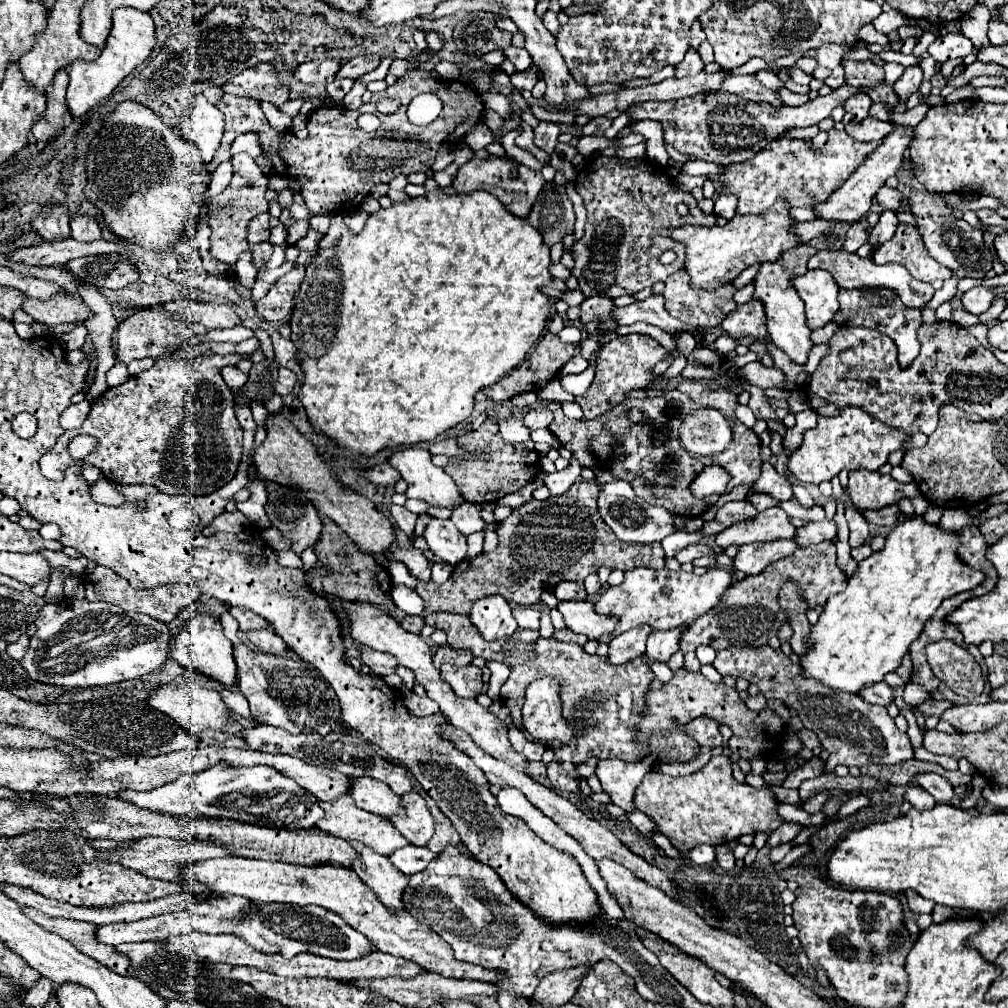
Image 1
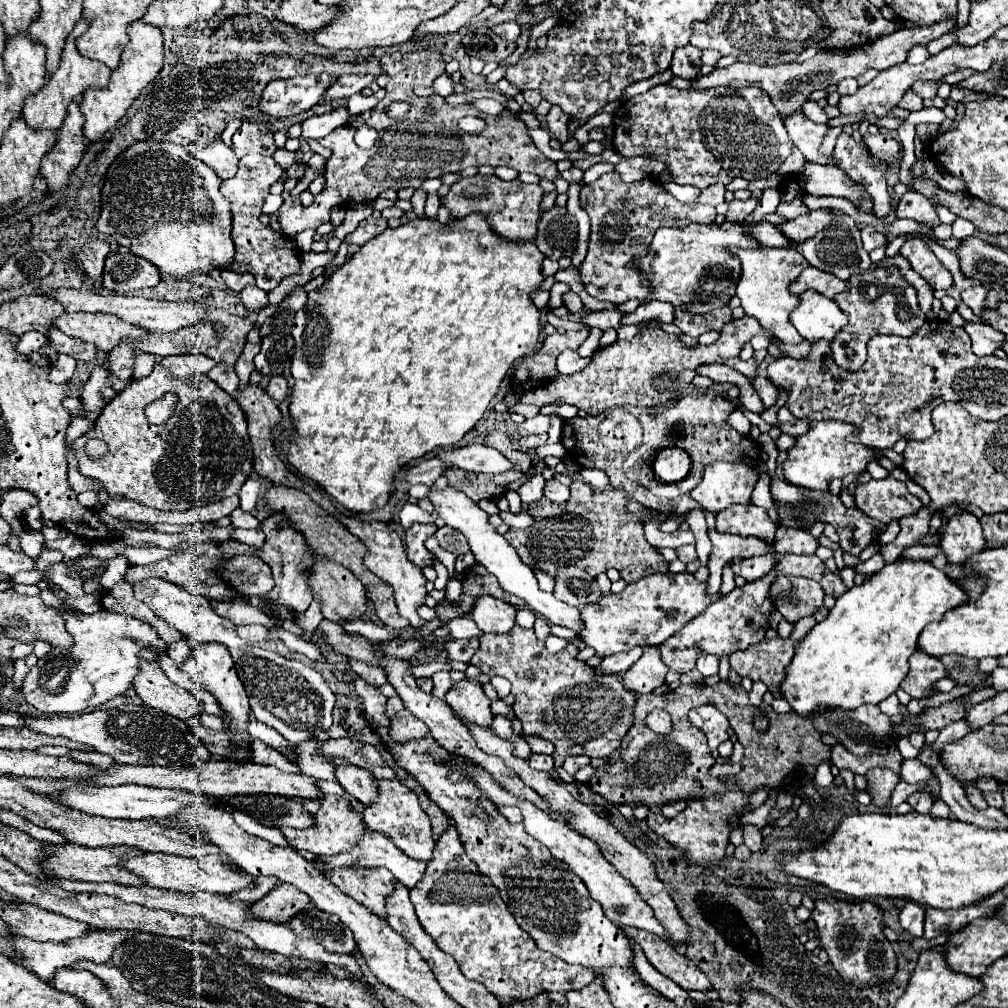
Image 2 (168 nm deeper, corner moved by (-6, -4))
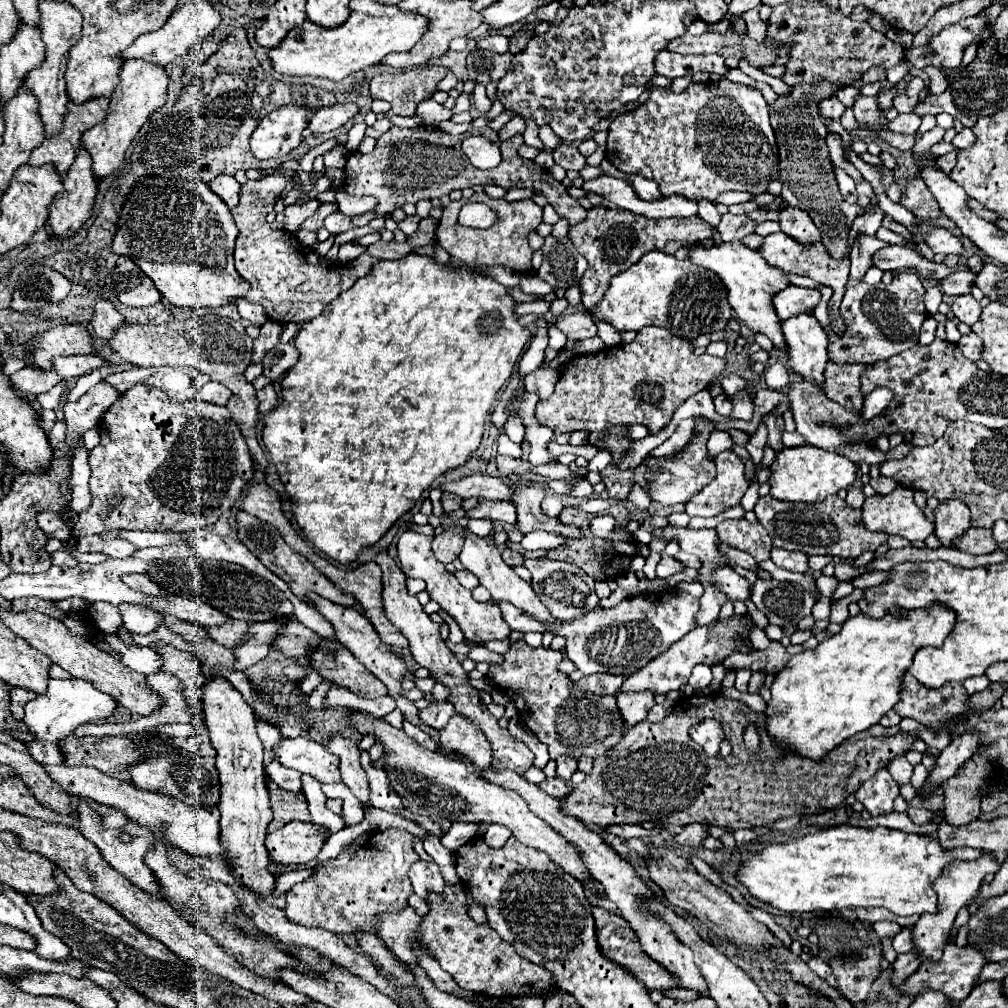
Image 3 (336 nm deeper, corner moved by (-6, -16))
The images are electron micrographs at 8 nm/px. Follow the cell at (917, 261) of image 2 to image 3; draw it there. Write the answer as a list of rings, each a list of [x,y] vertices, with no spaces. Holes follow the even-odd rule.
[[[954,272],[950,276],[946,276],[940,286],[942,286],[942,292],[948,294],[948,296],[962,296],[962,294],[968,294],[970,292],[970,284],[974,282],[974,274],[972,272]]]

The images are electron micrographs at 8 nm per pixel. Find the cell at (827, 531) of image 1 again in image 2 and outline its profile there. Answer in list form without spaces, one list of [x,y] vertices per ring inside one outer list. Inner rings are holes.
[[[778,528],[774,538],[774,552],[776,558],[784,554],[814,554],[818,548],[818,540],[804,530],[792,530],[792,528]]]

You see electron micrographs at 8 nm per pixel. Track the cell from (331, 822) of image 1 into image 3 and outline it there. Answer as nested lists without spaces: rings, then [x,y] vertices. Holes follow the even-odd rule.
[[[288,822],[284,828],[266,836],[266,848],[270,858],[280,864],[302,864],[312,862],[318,856],[328,836],[330,832],[316,828],[316,824]]]

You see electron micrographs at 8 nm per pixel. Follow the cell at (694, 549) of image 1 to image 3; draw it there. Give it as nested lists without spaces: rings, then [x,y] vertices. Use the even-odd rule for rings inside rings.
[[[662,554],[662,560],[658,562],[658,568],[656,568],[656,576],[658,578],[668,578],[672,574],[680,574],[682,570],[684,570],[684,564],[680,564],[674,556]]]

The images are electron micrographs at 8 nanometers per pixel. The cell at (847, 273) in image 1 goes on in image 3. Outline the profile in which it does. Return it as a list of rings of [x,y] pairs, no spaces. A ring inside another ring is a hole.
[[[788,286],[774,296],[774,308],[780,320],[788,320],[790,316],[812,310],[820,302],[822,294],[814,288]]]

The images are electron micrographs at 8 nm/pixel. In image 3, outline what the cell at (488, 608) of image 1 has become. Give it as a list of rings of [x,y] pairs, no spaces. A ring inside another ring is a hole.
[[[406,530],[400,538],[398,538],[398,558],[400,558],[400,566],[402,572],[408,578],[420,578],[426,582],[426,590],[430,592],[430,598],[434,602],[438,602],[442,606],[442,610],[446,610],[460,626],[460,630],[464,632],[466,640],[472,642],[486,642],[486,640],[504,640],[510,636],[512,628],[504,622],[502,612],[498,606],[494,604],[482,604],[476,602],[470,594],[470,590],[462,588],[456,580],[454,574],[450,574],[442,562],[438,562],[432,554],[432,536],[424,536],[412,530]]]

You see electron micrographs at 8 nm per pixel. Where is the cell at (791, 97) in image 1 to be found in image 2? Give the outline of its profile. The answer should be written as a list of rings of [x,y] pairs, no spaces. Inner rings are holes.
[[[810,100],[810,104],[804,106],[804,112],[806,112],[808,118],[814,120],[814,122],[820,122],[820,124],[826,124],[826,122],[828,122],[828,116],[824,114],[824,110],[822,110],[816,102],[812,102],[812,100]]]

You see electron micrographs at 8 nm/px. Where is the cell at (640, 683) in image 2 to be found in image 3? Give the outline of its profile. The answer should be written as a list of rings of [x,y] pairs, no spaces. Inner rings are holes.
[[[620,692],[616,696],[618,700],[618,708],[622,712],[622,718],[624,718],[624,724],[626,728],[642,722],[648,714],[648,710],[656,704],[654,702],[654,692]]]

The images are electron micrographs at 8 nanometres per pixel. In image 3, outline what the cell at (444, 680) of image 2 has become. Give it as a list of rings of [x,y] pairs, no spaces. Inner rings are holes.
[[[444,700],[444,702],[436,702],[436,704],[430,704],[424,710],[420,710],[420,720],[426,726],[432,726],[432,728],[440,730],[440,728],[446,726],[446,722],[452,714],[454,714],[452,704],[448,704],[448,700]]]

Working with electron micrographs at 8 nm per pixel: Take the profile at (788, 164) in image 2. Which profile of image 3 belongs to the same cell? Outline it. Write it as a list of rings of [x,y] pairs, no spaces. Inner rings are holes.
[[[726,212],[722,216],[722,222],[718,224],[718,230],[722,234],[724,242],[732,242],[732,240],[744,240],[746,236],[754,234],[758,222],[754,222],[750,216],[742,214],[742,216],[734,216],[730,212]]]

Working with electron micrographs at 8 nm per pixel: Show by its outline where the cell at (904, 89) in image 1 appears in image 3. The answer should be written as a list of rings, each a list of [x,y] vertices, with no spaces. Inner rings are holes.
[[[910,112],[910,114],[898,114],[890,124],[888,124],[888,128],[892,130],[892,132],[900,132],[900,134],[914,134],[916,130],[918,130],[918,126],[920,126],[920,116],[916,116],[914,112]]]

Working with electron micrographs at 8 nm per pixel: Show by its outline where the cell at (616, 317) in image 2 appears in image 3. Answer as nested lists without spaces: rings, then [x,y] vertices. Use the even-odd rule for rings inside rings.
[[[588,312],[560,316],[556,320],[556,326],[572,340],[584,340],[584,338],[596,336],[596,332],[598,332],[598,328],[596,328],[592,316],[588,316]]]

